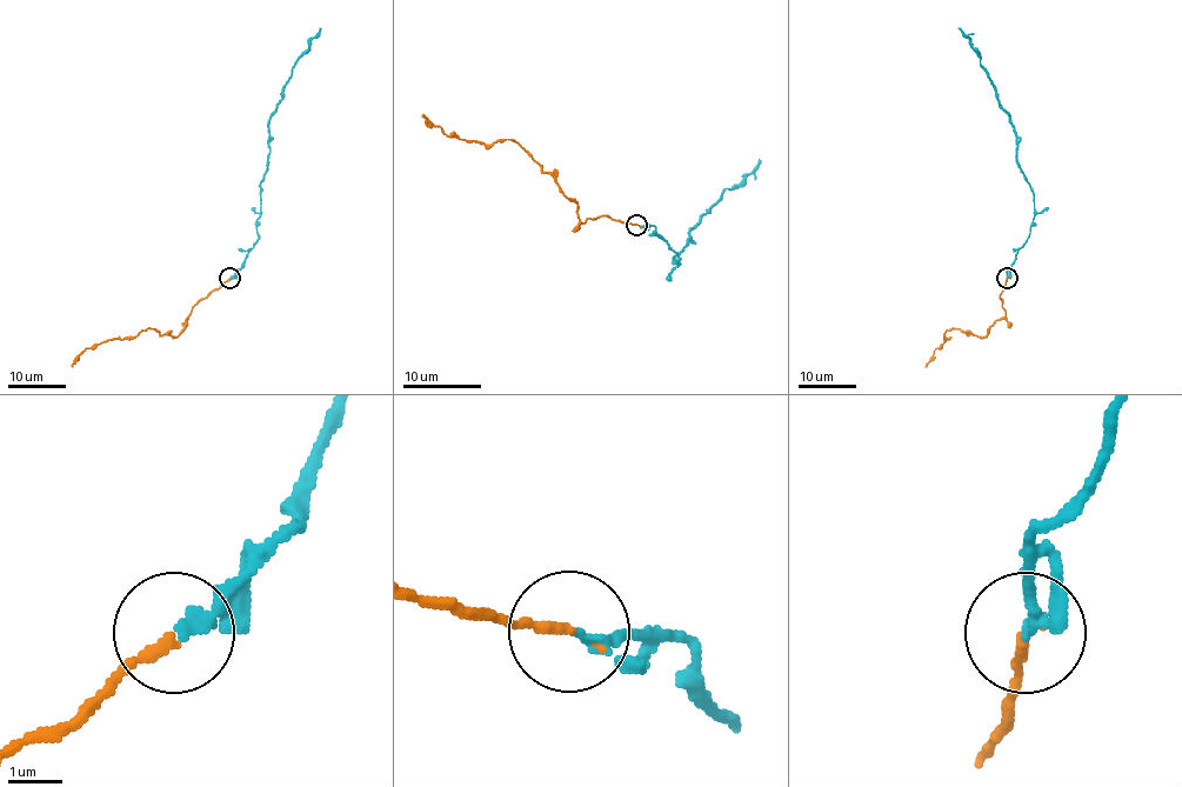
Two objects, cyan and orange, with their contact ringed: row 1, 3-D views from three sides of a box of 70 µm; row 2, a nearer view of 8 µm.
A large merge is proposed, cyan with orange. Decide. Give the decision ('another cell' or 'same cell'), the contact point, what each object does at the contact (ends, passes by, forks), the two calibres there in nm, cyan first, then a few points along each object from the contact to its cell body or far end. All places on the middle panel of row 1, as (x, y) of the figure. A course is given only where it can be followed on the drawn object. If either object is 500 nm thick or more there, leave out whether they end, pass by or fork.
same cell; place (636, 225); cyan passes by; orange ends; calibres 160 and 200 nm; course cyan (636, 225), (652, 225), (680, 262), (692, 229), (727, 188), (734, 188), (756, 166), (758, 159); course orange (636, 225), (599, 215), (583, 224), (578, 206), (519, 145), (508, 139), (481, 145), (452, 137), (422, 113)

